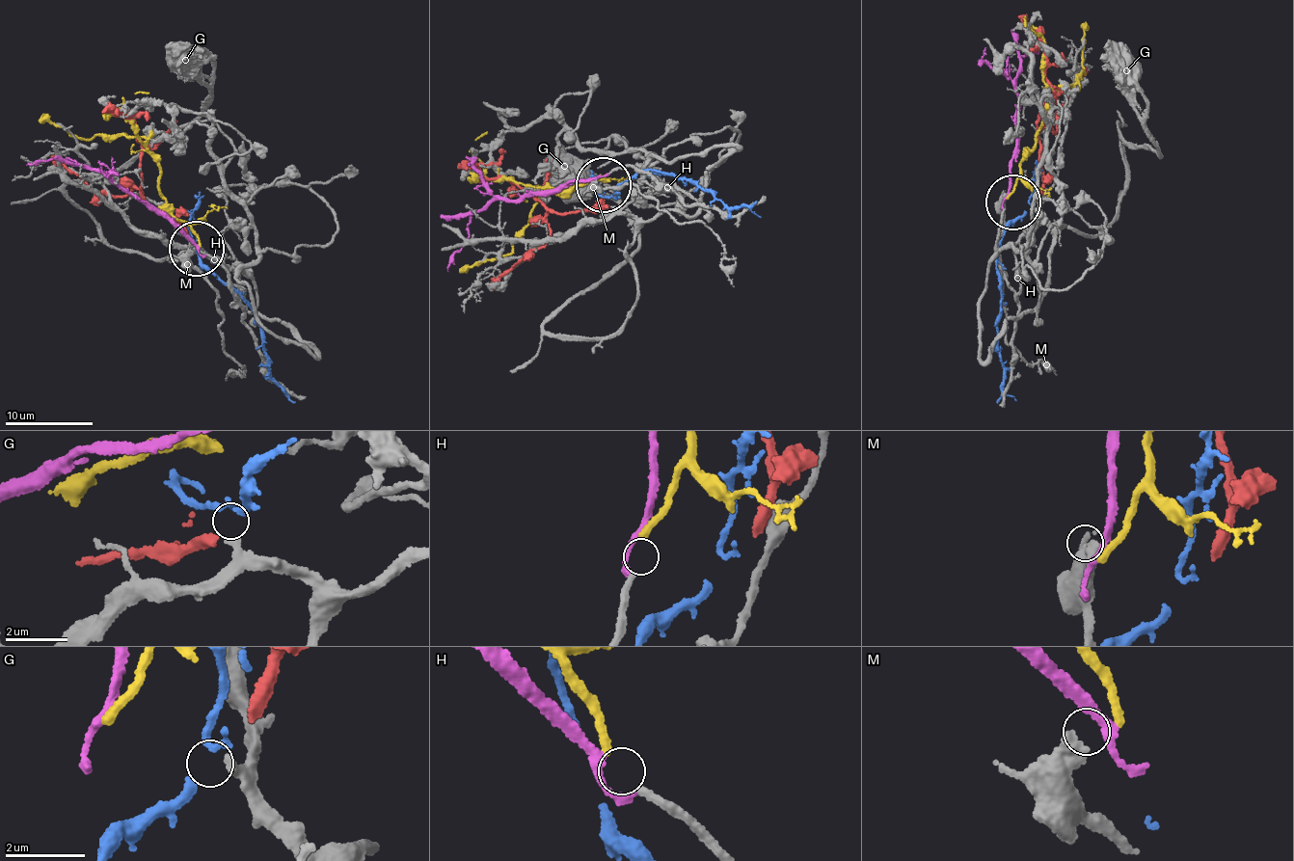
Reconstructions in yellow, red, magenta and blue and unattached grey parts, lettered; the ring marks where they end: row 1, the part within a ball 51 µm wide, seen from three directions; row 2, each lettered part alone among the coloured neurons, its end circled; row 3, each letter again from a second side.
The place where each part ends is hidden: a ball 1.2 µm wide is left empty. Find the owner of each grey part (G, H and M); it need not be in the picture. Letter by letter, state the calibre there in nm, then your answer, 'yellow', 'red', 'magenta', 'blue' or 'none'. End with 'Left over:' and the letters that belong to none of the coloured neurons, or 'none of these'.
G: 200 nm | blue
H: 200 nm | yellow
M: 480 nm | none
Left over: M

